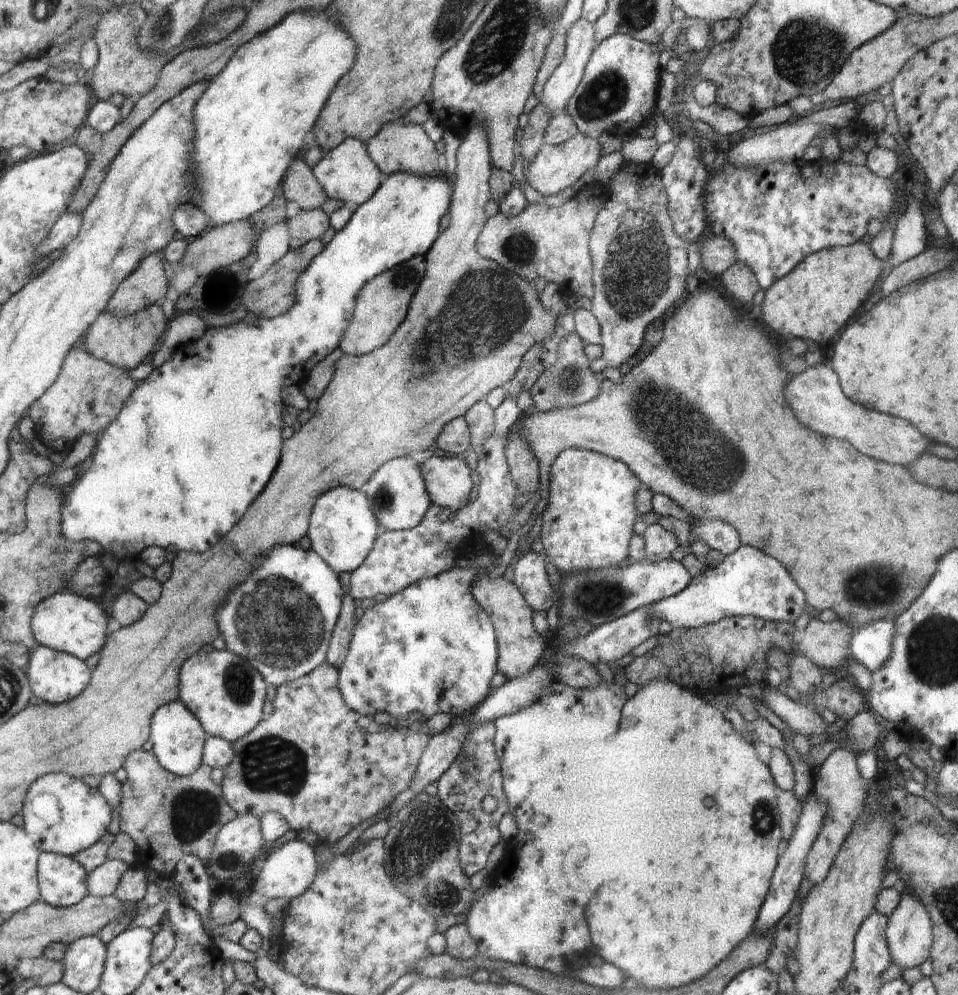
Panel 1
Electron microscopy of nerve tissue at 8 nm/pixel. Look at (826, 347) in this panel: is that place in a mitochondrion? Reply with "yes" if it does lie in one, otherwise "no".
no

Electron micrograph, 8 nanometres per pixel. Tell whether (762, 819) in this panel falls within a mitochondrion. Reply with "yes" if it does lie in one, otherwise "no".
yes

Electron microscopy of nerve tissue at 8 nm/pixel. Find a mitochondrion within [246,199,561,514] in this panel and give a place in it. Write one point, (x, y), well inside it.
(480, 317)

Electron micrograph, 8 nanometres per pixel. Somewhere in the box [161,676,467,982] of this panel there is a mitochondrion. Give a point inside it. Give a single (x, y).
(428, 831)

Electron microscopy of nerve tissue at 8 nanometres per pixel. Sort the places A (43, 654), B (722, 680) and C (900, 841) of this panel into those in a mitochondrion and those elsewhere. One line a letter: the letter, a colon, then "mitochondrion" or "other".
A: other
B: other
C: other

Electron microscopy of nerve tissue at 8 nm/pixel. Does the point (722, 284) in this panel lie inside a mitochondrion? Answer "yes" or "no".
no

